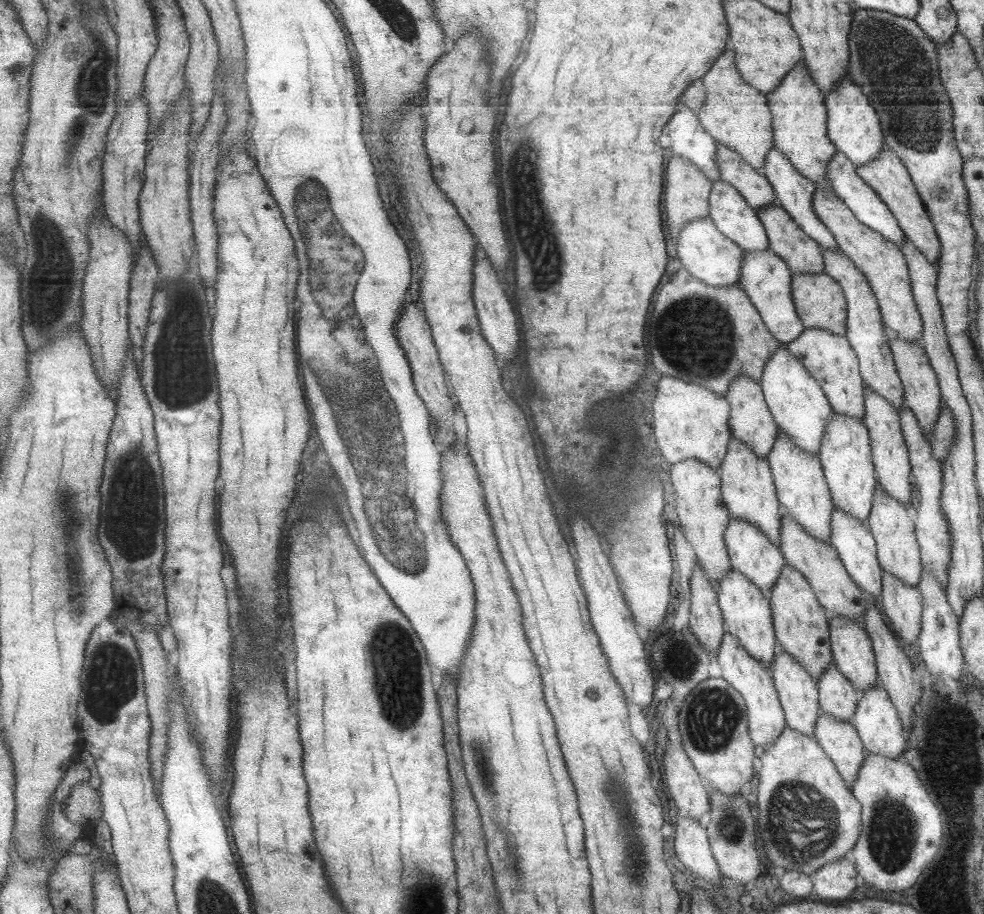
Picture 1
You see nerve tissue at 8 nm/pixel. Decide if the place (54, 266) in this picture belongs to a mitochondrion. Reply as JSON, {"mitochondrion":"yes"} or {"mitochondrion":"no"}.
{"mitochondrion":"yes"}

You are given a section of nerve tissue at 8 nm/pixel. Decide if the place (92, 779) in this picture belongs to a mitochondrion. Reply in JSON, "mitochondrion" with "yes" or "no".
{"mitochondrion":"no"}

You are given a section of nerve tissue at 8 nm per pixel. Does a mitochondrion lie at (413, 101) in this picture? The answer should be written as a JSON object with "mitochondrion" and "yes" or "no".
{"mitochondrion":"no"}

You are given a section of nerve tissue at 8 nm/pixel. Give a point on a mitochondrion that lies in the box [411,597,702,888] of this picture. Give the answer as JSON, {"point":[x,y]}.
{"point":[484,773]}

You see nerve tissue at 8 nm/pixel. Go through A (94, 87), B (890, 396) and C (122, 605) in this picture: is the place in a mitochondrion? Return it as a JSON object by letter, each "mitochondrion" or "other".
{"A":"mitochondrion","B":"other","C":"other"}

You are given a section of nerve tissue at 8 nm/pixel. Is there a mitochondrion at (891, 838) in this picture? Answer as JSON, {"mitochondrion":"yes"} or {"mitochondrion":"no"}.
{"mitochondrion":"yes"}

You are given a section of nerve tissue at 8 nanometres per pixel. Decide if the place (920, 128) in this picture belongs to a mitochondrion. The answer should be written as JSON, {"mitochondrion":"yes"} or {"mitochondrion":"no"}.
{"mitochondrion":"yes"}

